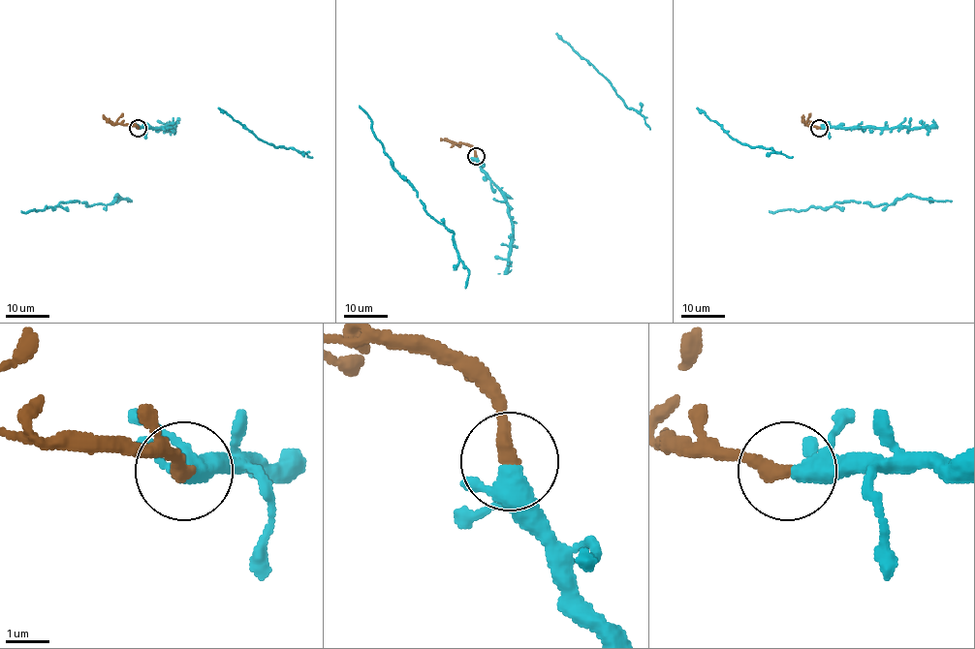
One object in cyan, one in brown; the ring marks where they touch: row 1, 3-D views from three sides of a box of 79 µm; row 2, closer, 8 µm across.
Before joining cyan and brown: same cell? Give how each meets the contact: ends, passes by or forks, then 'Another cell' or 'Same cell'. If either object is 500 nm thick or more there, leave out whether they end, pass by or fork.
At the ring cyan forks. At the ring brown ends. Same cell

